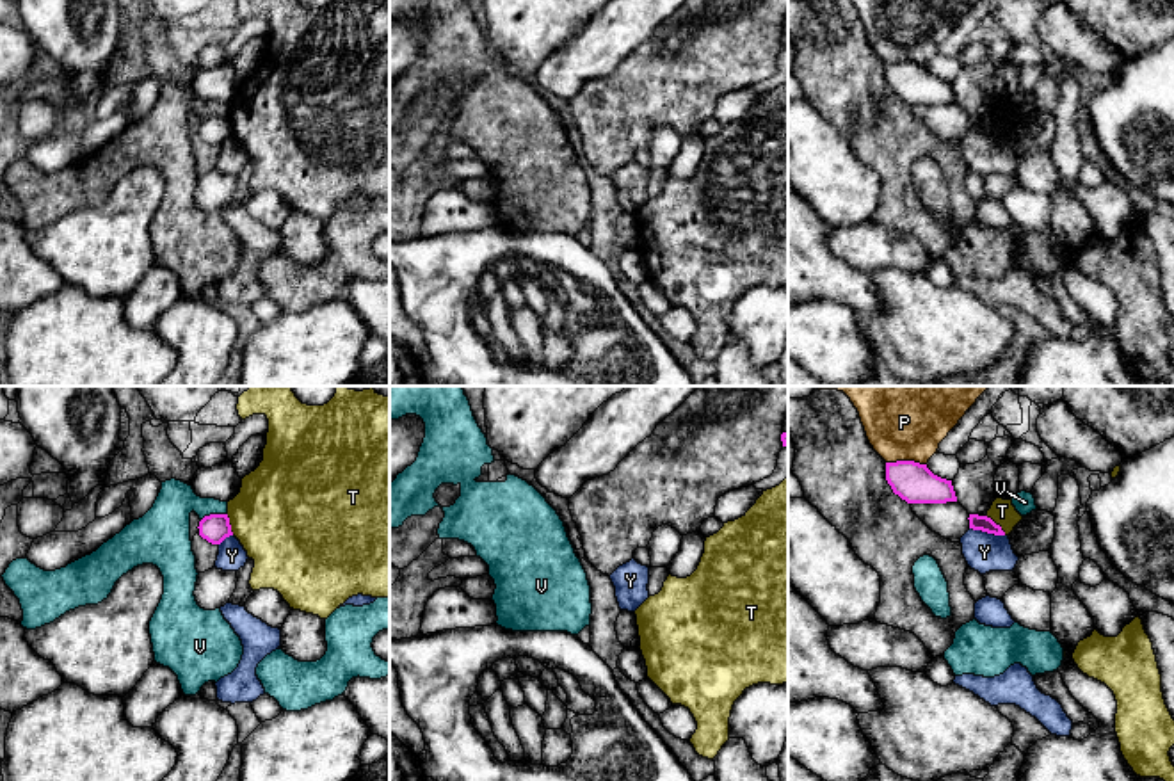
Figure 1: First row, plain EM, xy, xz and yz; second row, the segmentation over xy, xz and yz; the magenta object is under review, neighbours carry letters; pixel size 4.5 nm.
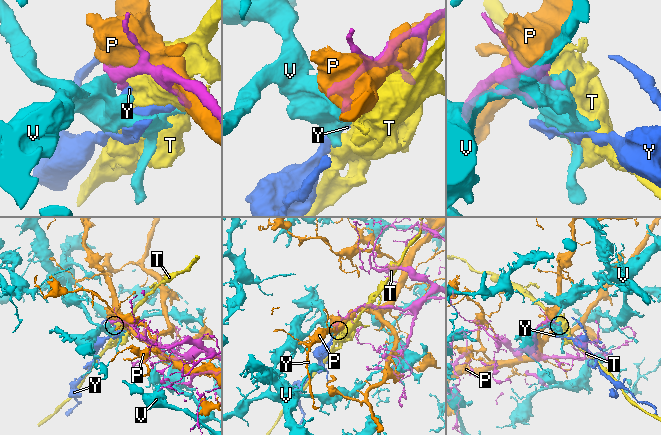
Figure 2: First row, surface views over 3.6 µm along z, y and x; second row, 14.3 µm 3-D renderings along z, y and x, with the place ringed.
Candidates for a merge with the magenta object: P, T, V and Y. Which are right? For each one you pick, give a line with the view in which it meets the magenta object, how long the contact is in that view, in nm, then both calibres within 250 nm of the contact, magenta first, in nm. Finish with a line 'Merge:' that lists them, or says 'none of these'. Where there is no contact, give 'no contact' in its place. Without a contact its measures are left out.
Merge: none of these

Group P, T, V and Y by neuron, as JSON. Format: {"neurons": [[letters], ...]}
{"neurons": [["P"], ["T"], ["V"], ["Y"]]}

